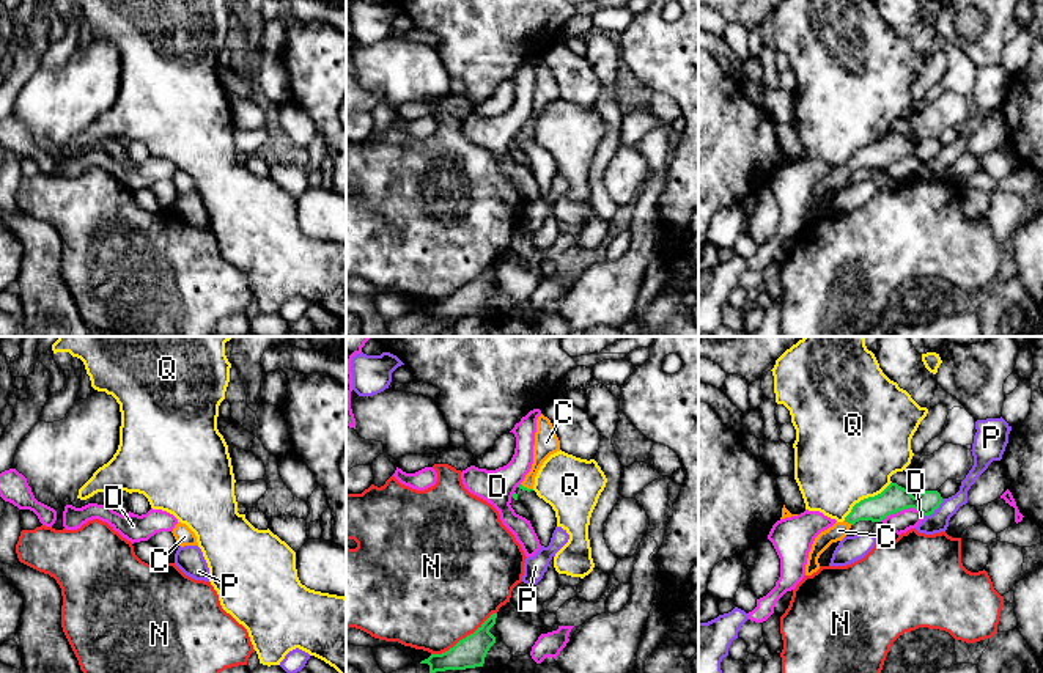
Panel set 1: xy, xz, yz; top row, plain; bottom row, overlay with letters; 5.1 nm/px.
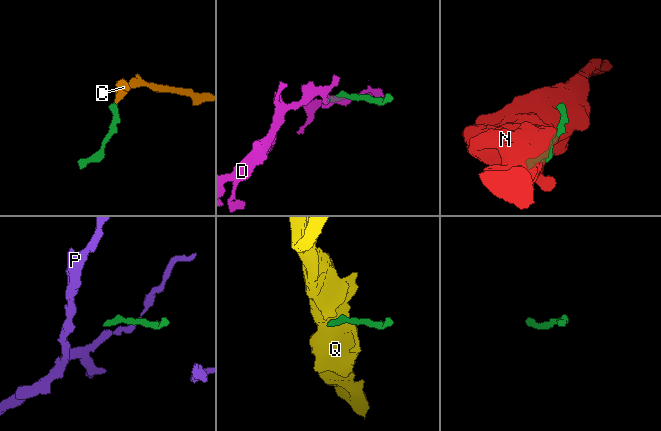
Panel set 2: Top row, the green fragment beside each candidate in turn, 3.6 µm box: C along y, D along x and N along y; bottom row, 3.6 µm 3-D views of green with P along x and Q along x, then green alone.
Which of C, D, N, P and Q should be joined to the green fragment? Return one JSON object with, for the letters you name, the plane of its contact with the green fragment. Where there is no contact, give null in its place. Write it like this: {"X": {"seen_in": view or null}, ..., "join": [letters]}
{"C": {"seen_in": "yz"}, "join": ["C"]}

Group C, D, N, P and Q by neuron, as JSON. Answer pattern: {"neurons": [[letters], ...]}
{"neurons": [["C"], ["D"], ["N"], ["P"], ["Q"]]}

